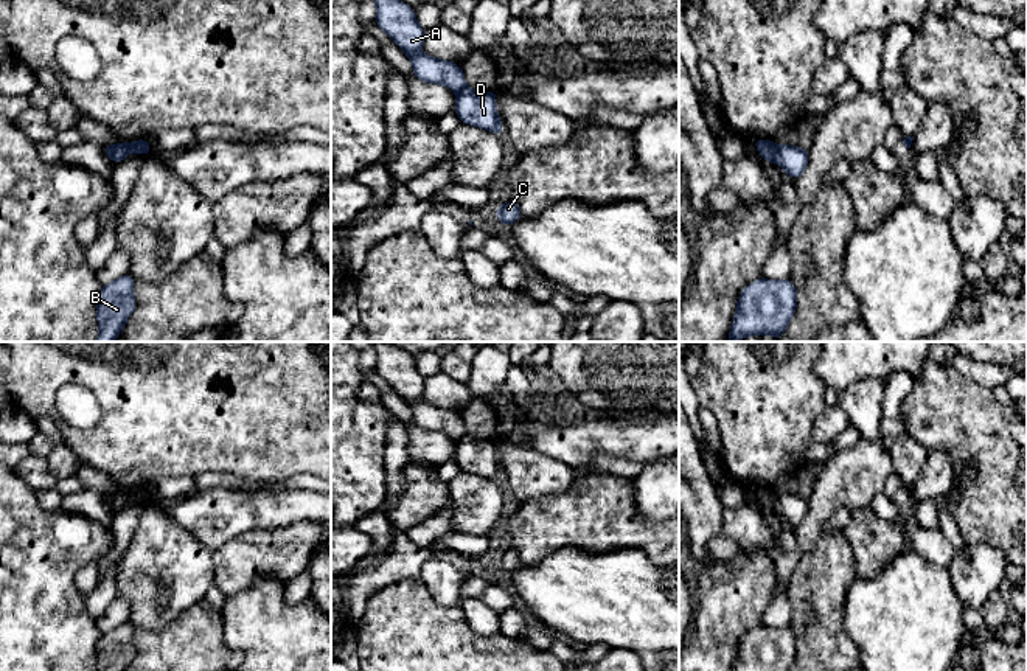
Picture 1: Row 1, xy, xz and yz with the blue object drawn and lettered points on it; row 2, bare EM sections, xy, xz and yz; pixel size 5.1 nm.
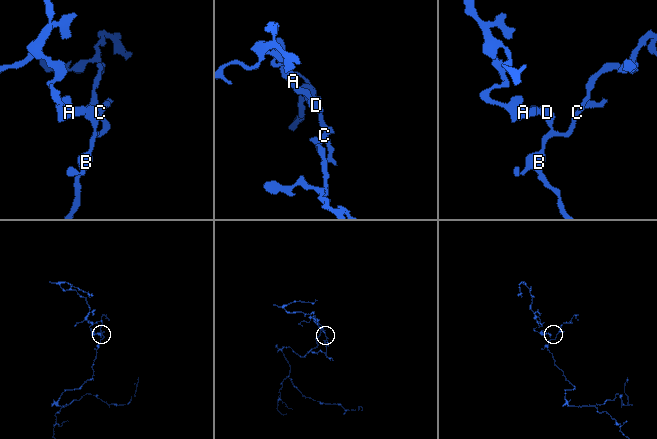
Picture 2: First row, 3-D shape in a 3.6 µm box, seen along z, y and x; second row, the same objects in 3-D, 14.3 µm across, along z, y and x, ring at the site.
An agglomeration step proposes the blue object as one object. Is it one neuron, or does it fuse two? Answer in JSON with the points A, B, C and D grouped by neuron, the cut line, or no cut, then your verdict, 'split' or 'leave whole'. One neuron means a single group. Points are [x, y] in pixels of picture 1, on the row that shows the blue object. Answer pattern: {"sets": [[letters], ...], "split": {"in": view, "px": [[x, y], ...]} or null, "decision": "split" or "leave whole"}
{"sets": [["A"], ["B", "C", "D"]], "split": {"in": "xy", "px": [[118, 145], [112, 160]]}, "decision": "split"}

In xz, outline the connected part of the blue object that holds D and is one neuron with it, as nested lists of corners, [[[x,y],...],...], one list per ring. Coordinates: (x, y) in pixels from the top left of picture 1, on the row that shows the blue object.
[[[465,89],[457,93],[454,110],[461,123],[482,127],[503,137],[503,124],[496,109],[496,90],[477,92]]]

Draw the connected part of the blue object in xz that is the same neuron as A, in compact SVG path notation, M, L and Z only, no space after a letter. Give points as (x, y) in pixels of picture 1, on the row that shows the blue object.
M374 0L374 3L374 23L410 57L415 78L443 84L455 93L468 89L460 64L421 53L424 28L418 25L413 8L399 0Z

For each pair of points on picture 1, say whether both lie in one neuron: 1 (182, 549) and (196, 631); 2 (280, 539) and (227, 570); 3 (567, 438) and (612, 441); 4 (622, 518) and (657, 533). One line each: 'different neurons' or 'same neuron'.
1: different neurons
2: same neuron
3: same neuron
4: same neuron

